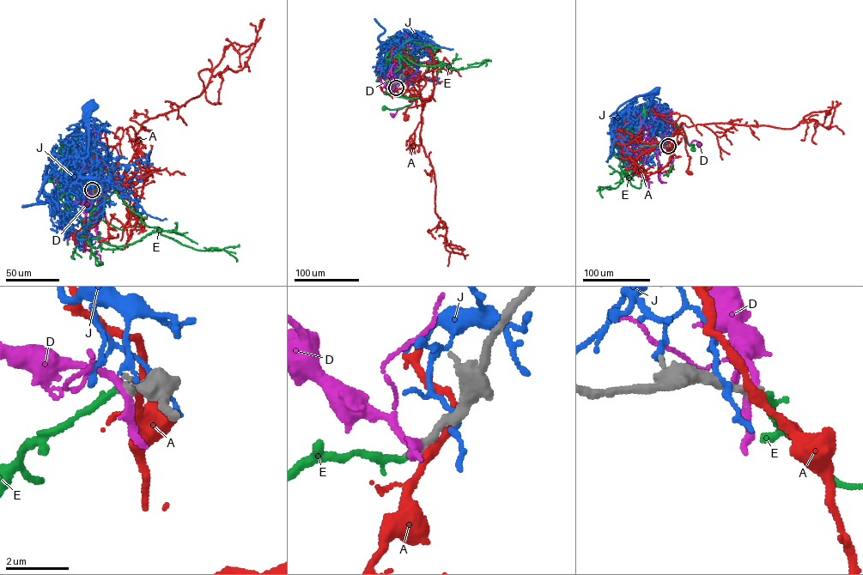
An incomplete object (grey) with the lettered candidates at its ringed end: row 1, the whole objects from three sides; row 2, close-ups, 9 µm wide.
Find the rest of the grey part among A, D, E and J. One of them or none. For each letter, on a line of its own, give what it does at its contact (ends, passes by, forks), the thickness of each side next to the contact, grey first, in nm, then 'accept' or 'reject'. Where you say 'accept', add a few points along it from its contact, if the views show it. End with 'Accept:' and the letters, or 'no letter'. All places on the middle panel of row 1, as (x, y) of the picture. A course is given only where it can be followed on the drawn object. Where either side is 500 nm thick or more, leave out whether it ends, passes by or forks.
A: it passes by; 360 nm thick on the grey side, 260 nm on the other; reject
D: it passes by; 340 nm thick on the grey side, 240 nm on the other; reject
E: it passes by; 320 nm thick on the grey side, 140 nm on the other; accept; it runs (397, 87), (390, 87), (386, 81), (393, 90), (411, 99), (411, 103), (401, 109), (384, 107)
J: it passes by; 360 nm thick on the grey side, 150 nm on the other; reject
Accept: E

